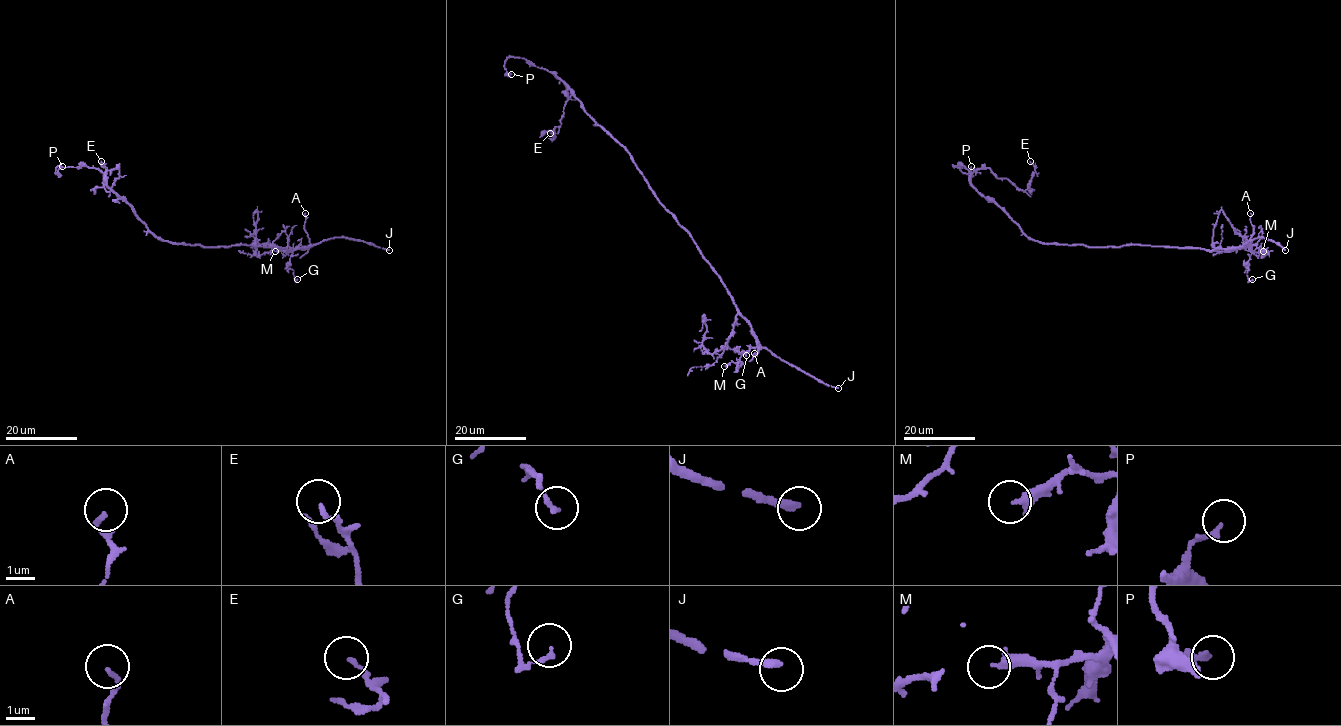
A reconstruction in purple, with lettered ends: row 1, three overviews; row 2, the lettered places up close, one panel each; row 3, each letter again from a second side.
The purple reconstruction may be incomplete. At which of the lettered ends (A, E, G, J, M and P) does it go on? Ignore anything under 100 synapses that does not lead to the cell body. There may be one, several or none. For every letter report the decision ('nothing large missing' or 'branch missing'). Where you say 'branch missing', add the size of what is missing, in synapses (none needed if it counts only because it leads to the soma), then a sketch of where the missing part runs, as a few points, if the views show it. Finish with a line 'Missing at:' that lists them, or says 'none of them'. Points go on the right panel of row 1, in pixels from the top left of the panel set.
A: nothing large missing
E: nothing large missing
G: nothing large missing
J: branch missing | 120 syn | (1285, 250), (1277, 255), (1257, 254), (1245, 266), (1243, 274), (1250, 278), (1247, 280)
M: nothing large missing
P: nothing large missing
Missing at: J

